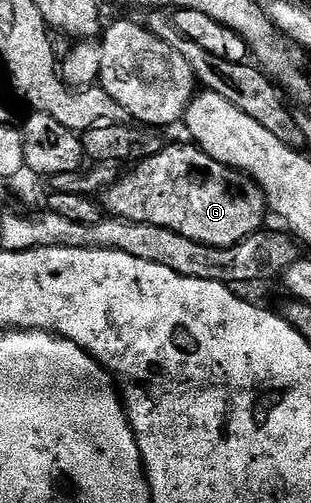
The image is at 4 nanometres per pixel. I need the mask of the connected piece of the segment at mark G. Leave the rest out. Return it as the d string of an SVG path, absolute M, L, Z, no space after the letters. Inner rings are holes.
M187 143L165 145L153 157L136 162L135 171L120 174L119 180L101 196L104 212L130 223L164 227L206 247L232 247L245 241L254 231L264 230L263 218L269 215L269 208L263 190L243 172L221 165L221 161L213 161L209 153Z

